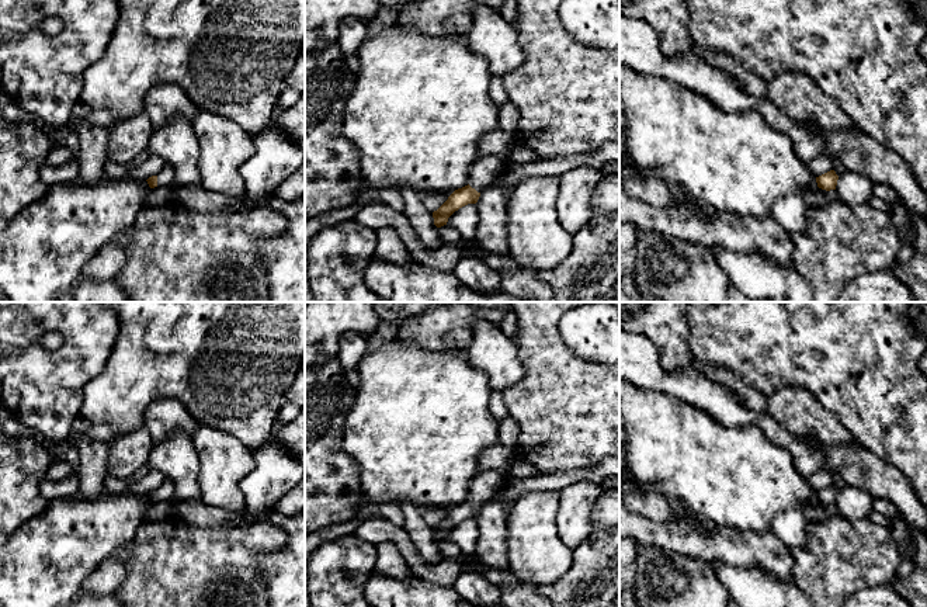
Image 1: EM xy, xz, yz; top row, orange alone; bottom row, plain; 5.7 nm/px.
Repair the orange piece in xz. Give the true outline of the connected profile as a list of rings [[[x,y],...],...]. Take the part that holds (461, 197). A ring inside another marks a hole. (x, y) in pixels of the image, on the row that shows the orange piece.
[[[483,156],[475,162],[469,176],[469,184],[455,190],[448,200],[433,212],[434,225],[447,225],[448,218],[468,204],[476,204],[480,194],[507,170],[511,164],[510,156]]]

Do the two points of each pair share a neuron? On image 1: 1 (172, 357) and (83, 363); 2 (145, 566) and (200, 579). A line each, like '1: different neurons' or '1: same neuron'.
1: different neurons
2: same neuron

